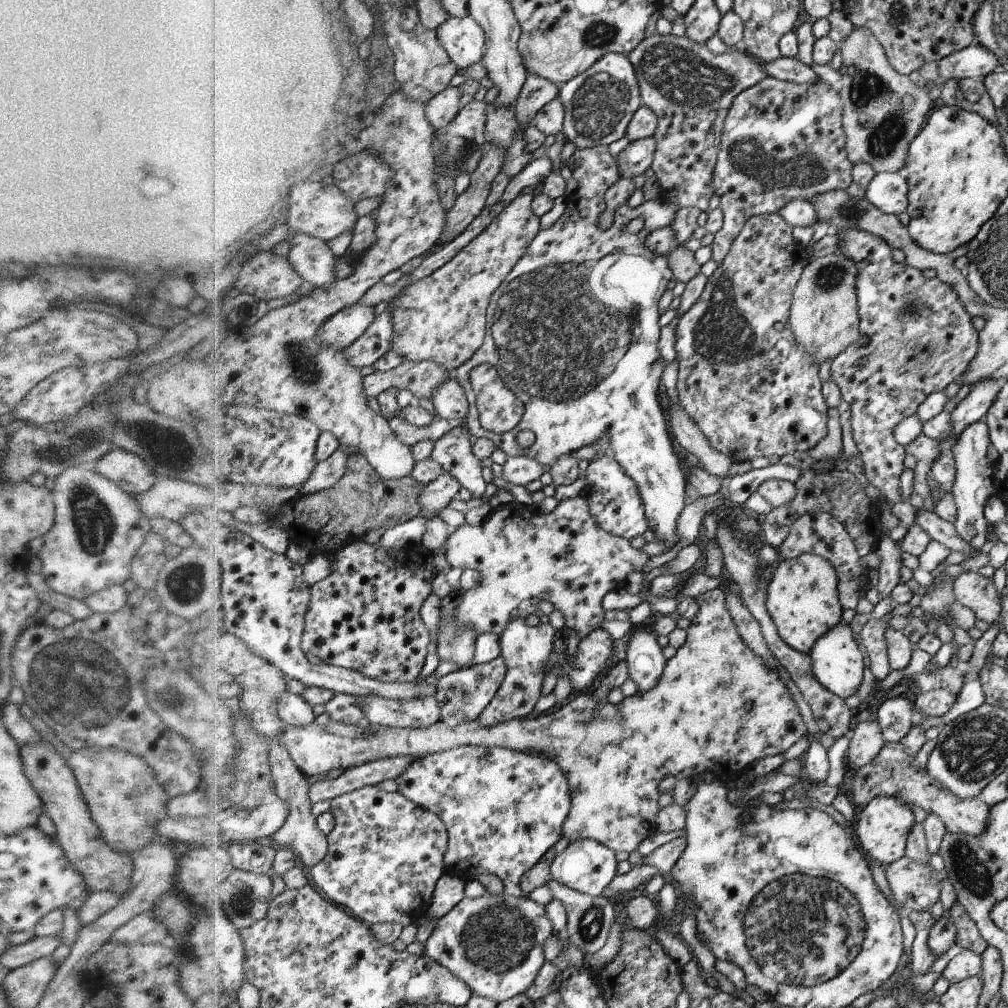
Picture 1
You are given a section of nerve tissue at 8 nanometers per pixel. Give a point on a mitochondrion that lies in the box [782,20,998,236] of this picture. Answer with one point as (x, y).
(865, 86)

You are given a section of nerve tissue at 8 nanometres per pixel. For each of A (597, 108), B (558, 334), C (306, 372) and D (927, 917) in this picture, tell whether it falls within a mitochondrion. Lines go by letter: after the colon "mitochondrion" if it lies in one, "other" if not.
A: mitochondrion
B: mitochondrion
C: mitochondrion
D: other

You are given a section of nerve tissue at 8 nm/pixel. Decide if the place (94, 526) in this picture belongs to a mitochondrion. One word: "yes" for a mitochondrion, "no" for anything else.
yes

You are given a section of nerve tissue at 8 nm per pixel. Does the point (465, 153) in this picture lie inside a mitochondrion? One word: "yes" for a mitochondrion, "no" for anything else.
yes

